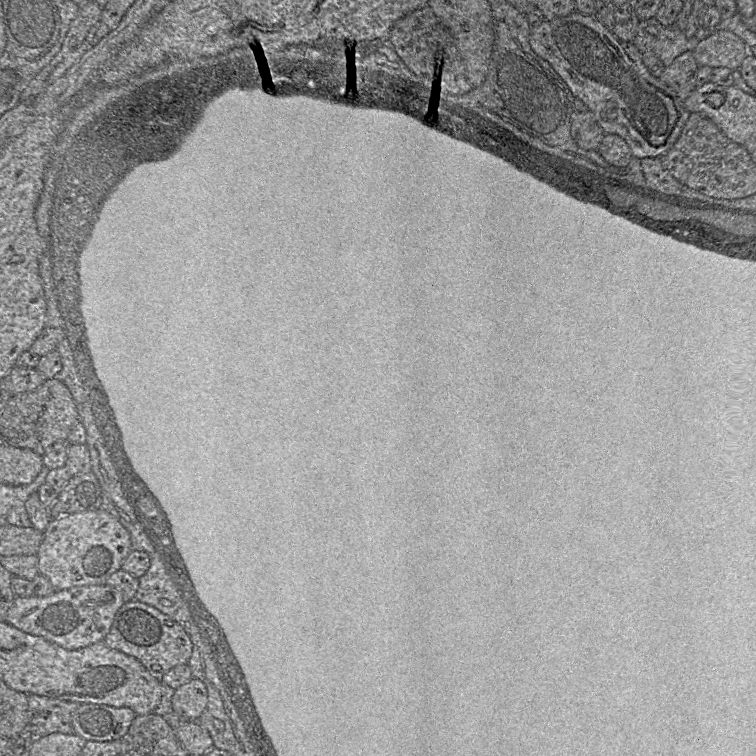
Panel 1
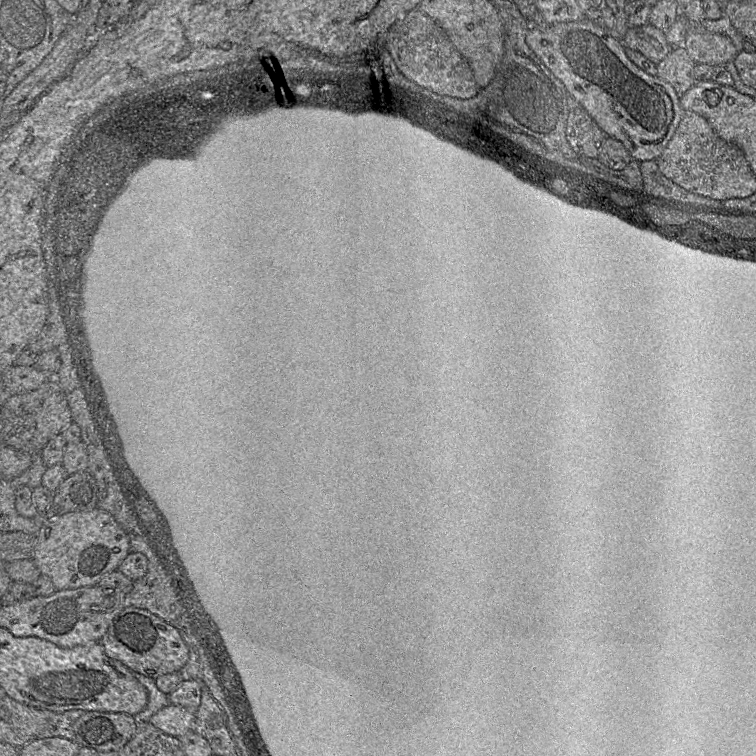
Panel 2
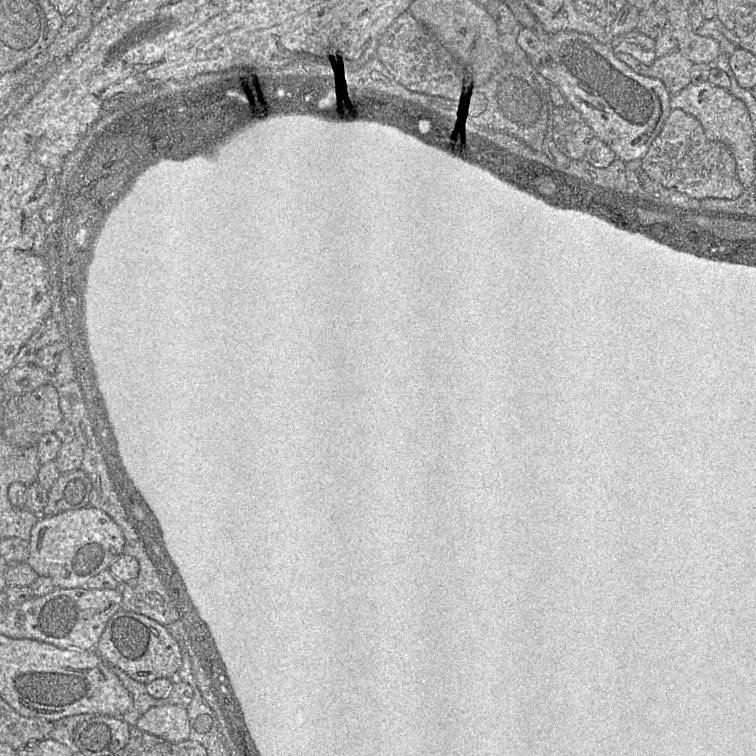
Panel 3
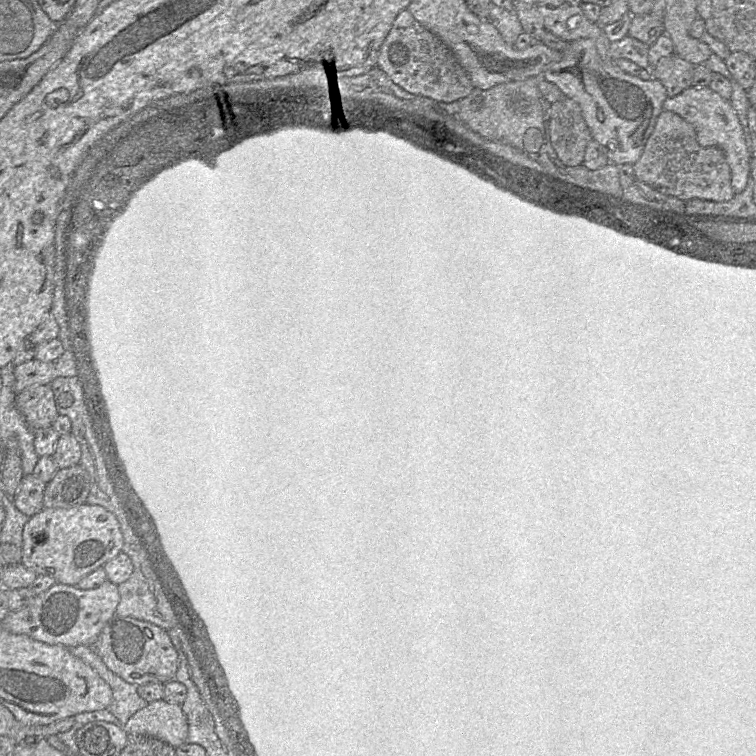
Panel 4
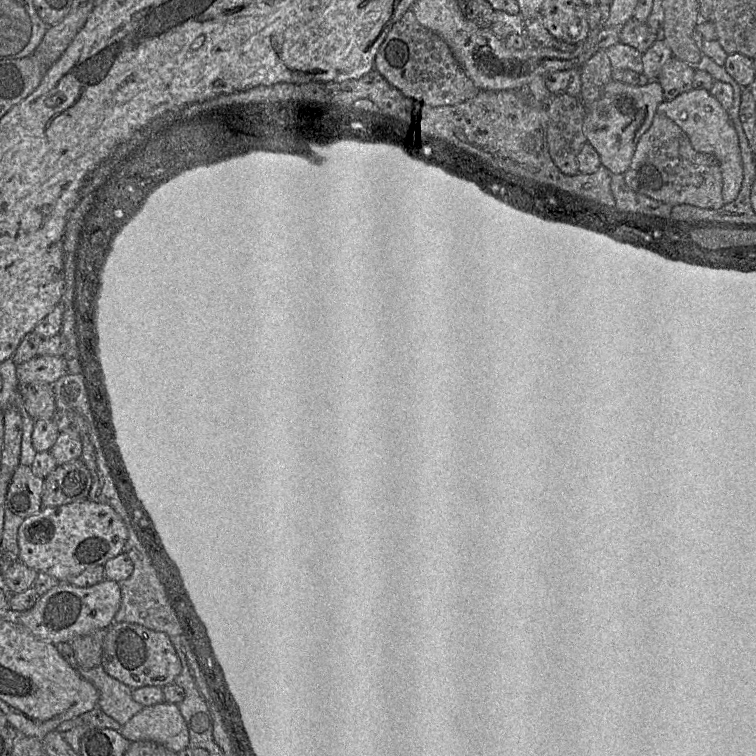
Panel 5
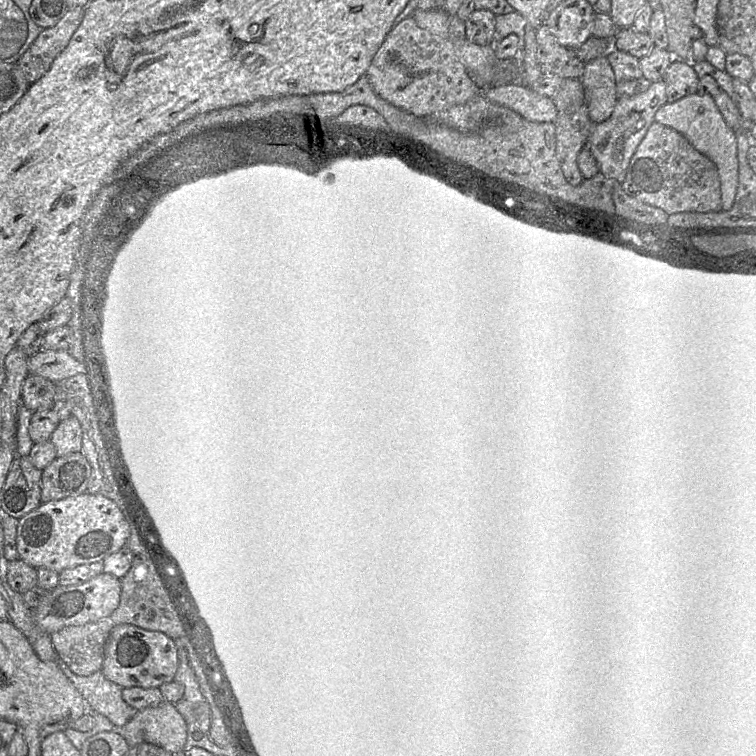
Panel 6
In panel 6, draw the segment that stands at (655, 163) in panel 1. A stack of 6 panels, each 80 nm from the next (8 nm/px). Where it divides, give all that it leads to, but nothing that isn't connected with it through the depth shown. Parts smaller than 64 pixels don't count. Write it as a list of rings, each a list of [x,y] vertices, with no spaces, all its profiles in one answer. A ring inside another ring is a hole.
[[[619,181],[614,185],[613,201],[616,213],[641,222],[666,222],[669,215],[661,208],[644,203],[627,194]]]

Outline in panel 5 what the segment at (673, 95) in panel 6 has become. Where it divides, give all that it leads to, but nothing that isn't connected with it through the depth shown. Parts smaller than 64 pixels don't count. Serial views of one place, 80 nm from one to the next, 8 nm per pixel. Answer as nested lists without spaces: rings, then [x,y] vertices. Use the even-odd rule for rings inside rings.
[[[674,56],[662,67],[657,81],[662,86],[664,100],[673,100],[693,88],[695,67]]]

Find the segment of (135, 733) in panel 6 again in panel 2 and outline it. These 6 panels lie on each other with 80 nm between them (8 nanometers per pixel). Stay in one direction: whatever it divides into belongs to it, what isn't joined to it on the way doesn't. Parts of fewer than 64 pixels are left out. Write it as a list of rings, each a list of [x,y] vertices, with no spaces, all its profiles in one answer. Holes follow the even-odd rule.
[[[173,704],[160,709],[149,720],[154,727],[176,738],[193,730],[193,721],[194,712]]]

